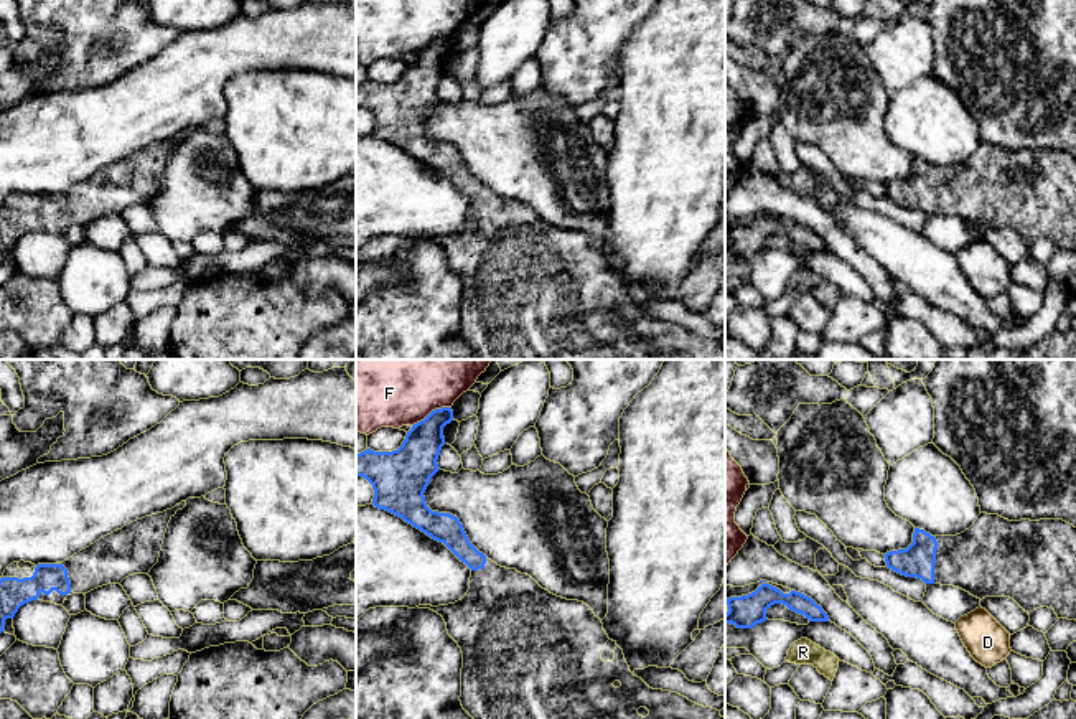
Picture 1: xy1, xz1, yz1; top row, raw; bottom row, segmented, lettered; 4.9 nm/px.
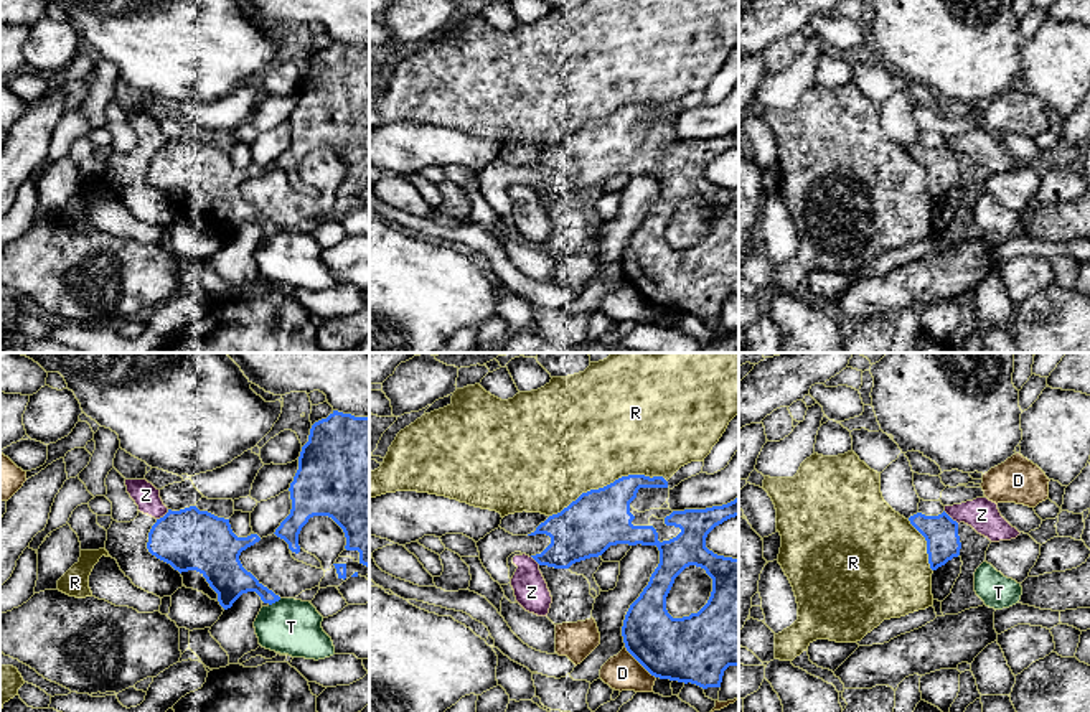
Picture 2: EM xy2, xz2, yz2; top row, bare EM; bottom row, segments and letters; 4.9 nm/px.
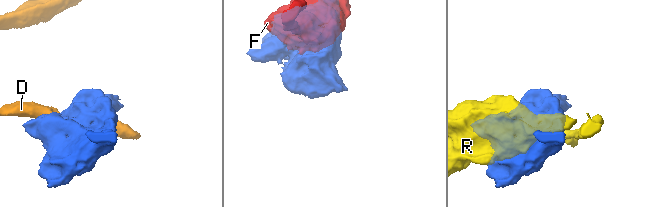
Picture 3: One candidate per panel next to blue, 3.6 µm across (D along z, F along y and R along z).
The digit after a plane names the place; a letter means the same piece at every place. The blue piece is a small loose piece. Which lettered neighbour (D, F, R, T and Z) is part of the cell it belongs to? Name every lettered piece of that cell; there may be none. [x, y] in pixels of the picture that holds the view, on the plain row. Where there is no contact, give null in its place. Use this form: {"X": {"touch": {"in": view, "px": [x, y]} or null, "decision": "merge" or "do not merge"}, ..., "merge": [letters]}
{"D": {"touch": {"in": "xz2", "px": [640, 294]}, "decision": "do not merge"}, "F": {"touch": {"in": "xz1", "px": [432, 42]}, "decision": "do not merge"}, "R": {"touch": {"in": "xz2", "px": [607, 116]}, "decision": "do not merge"}, "T": {"touch": {"in": "xy2", "px": [274, 233]}, "decision": "do not merge"}, "Z": {"touch": {"in": "yz2", "px": [950, 149]}, "decision": "do not merge"}, "merge": []}

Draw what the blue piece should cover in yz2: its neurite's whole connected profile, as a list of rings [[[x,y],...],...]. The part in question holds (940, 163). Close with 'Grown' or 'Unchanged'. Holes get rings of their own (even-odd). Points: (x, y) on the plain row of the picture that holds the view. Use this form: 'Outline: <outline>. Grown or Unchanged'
Outline: [[[945,142],[938,147],[917,143],[910,147],[909,152],[927,171],[927,185],[932,201],[937,201],[953,188],[960,186],[961,173],[958,166],[958,153]]]. Unchanged

